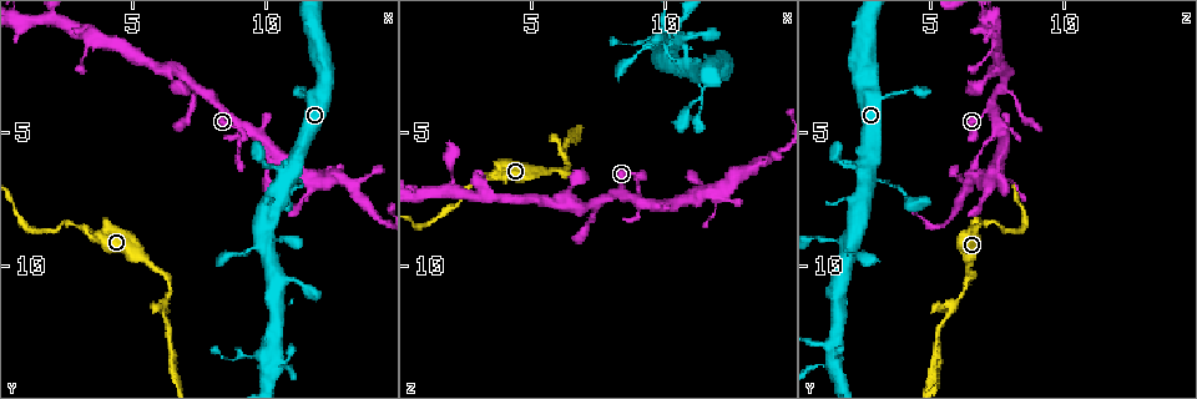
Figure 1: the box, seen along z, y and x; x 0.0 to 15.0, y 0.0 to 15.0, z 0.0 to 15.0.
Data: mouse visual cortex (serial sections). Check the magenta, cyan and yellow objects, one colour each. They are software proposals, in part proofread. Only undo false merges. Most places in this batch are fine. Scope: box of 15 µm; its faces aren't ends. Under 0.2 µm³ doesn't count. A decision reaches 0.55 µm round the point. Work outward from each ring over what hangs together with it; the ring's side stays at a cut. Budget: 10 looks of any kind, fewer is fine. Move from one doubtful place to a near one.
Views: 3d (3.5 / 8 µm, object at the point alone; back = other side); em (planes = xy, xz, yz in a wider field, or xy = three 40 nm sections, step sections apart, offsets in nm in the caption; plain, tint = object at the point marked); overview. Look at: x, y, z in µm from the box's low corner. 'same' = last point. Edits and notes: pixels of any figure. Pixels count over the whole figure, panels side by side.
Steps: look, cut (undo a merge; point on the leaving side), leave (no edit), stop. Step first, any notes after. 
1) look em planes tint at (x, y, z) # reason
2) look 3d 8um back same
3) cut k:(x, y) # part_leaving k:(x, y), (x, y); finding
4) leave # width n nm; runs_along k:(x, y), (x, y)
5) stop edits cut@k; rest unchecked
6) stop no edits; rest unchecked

look 3d 8um back at (3.5, 8.8, 6.6) # thick turns thin

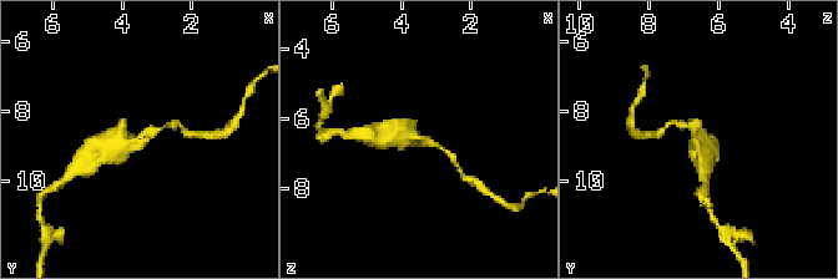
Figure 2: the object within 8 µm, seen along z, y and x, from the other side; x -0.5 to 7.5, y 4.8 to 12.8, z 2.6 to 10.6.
look 3d 3.5um at (3.4, 8.9, 6.6)

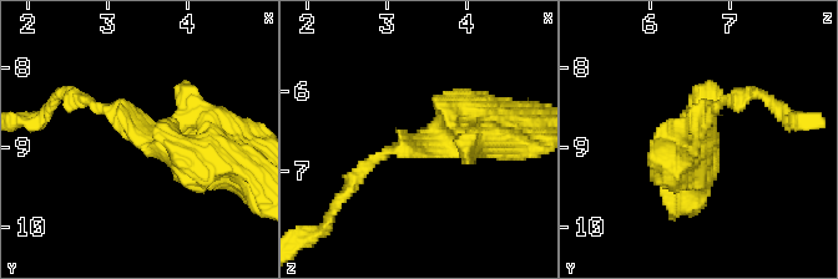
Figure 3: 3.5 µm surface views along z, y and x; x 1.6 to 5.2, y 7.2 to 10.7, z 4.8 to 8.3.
look em xy step 3 tint at (3.40, 8.85, 6.65) # arm_widths 150, 450 nm; shape alone is not enough

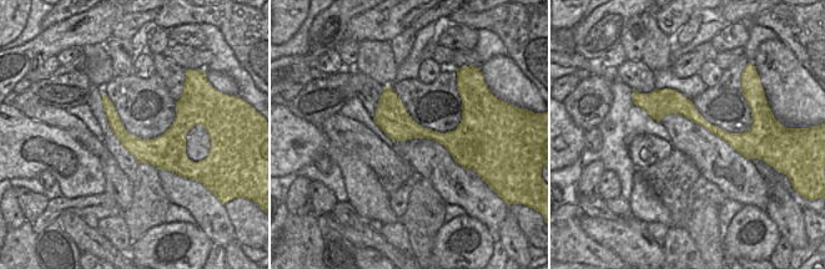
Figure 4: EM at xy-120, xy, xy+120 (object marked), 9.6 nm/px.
leave # width 320 nm; runs_along 3:(218, 155), (180, 162), (80, 97); continuous, no second cell

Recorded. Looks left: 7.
look 3d 3.5um at (8.9, 4.4, 7.5) # sudden change in width

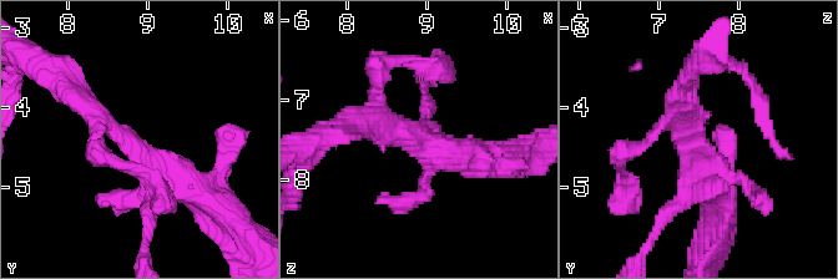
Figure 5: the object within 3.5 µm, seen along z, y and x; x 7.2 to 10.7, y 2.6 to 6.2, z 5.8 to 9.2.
look em xy step 1 tint at (8.90, 4.50, 7.45)

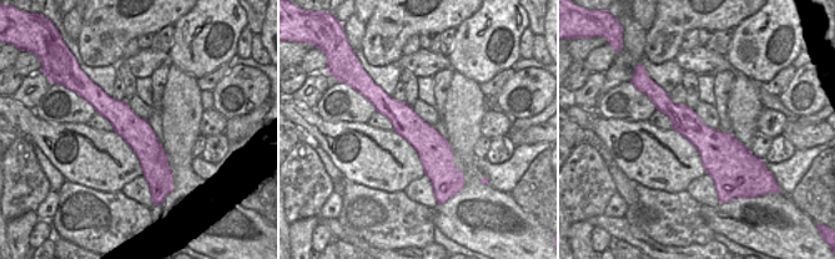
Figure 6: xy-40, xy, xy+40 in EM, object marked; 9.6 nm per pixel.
leave # width 320 nm; runs_along 6:(380, 94), (434, 151), (438, 179); one cell here

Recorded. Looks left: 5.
look 3d 3.5um at (14.1, 8.0, 5.9)

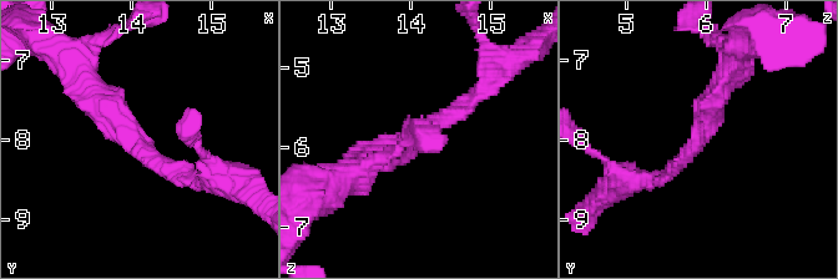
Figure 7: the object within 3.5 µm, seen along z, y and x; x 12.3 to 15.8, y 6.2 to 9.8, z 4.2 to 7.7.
look em planes tint at (14.05, 8.00, 5.90) # arm_widths 200, 350 nm

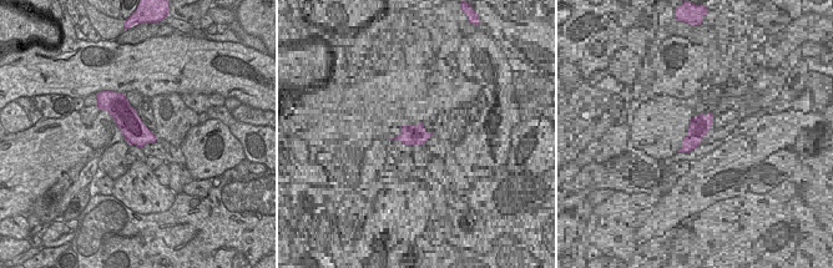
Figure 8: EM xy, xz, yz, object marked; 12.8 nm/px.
leave # runs_along 7:(85, 77), (139, 150), (188, 181); one cell here

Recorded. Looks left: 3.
look 3d 3.5um at (10.1, 9.1, 1.9) # three-way junction

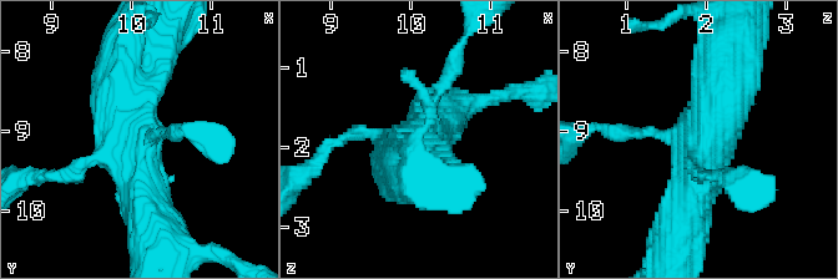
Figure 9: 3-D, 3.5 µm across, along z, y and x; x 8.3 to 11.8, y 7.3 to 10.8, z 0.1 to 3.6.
look em xy step 2 tint at (10.15, 9.05, 1.85) # now the EM

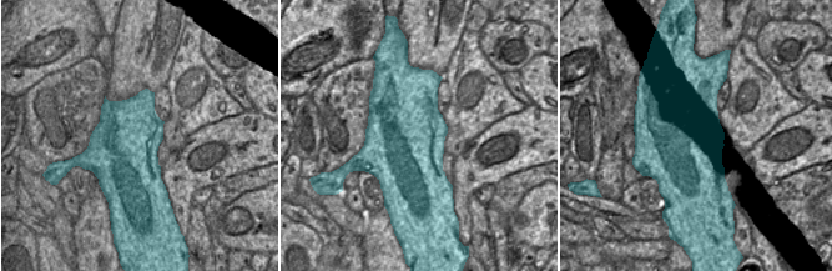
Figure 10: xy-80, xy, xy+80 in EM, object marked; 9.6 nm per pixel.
leave # runs_along 9:(730, 74), (685, 223); all the same cell

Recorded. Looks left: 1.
stop no edits; rest unchecked

